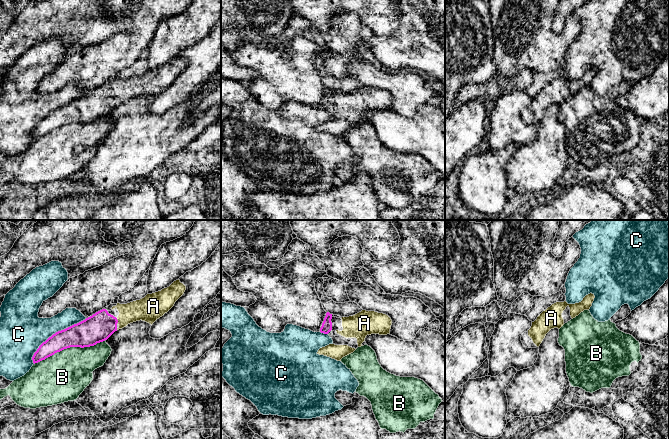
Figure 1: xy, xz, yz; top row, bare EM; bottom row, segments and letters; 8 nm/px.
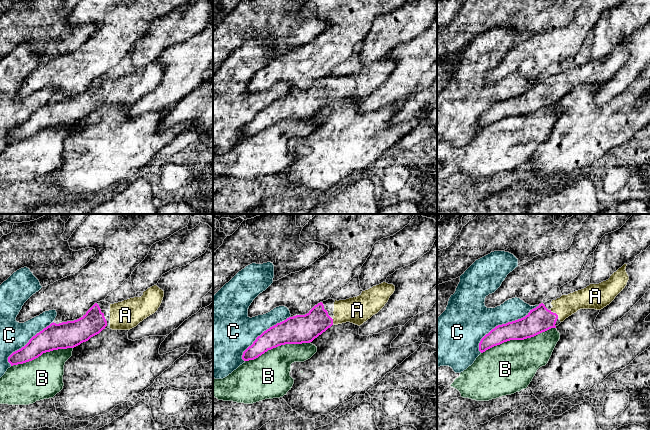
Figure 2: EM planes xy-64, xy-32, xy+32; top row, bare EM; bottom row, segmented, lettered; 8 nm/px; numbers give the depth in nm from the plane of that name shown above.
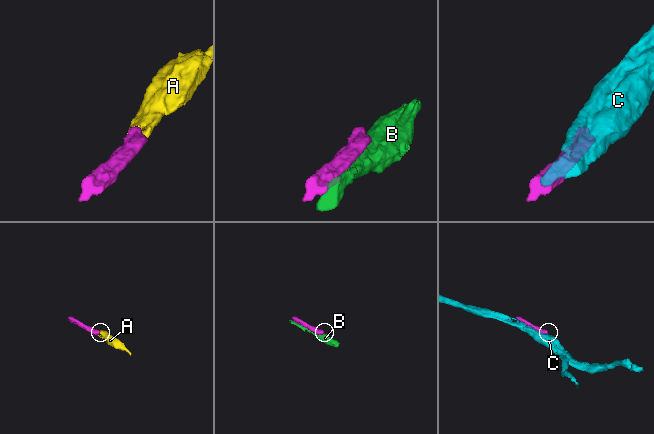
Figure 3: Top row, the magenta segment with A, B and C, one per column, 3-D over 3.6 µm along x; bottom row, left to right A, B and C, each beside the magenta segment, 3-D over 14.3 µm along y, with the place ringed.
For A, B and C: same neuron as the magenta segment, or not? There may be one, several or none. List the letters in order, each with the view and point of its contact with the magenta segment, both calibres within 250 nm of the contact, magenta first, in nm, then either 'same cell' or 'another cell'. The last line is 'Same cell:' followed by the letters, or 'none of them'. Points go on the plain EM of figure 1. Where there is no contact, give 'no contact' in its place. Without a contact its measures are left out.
A: contact xy (117, 96); calibres 220 and 190 nm; same cell
B: contact xy (69, 123); calibres 220 and 400 nm; another cell
C: contact xy (55, 109); calibres 220 and 320 nm; another cell
Same cell: A

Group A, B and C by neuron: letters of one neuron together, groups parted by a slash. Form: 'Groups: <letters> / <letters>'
Groups: A / B / C

